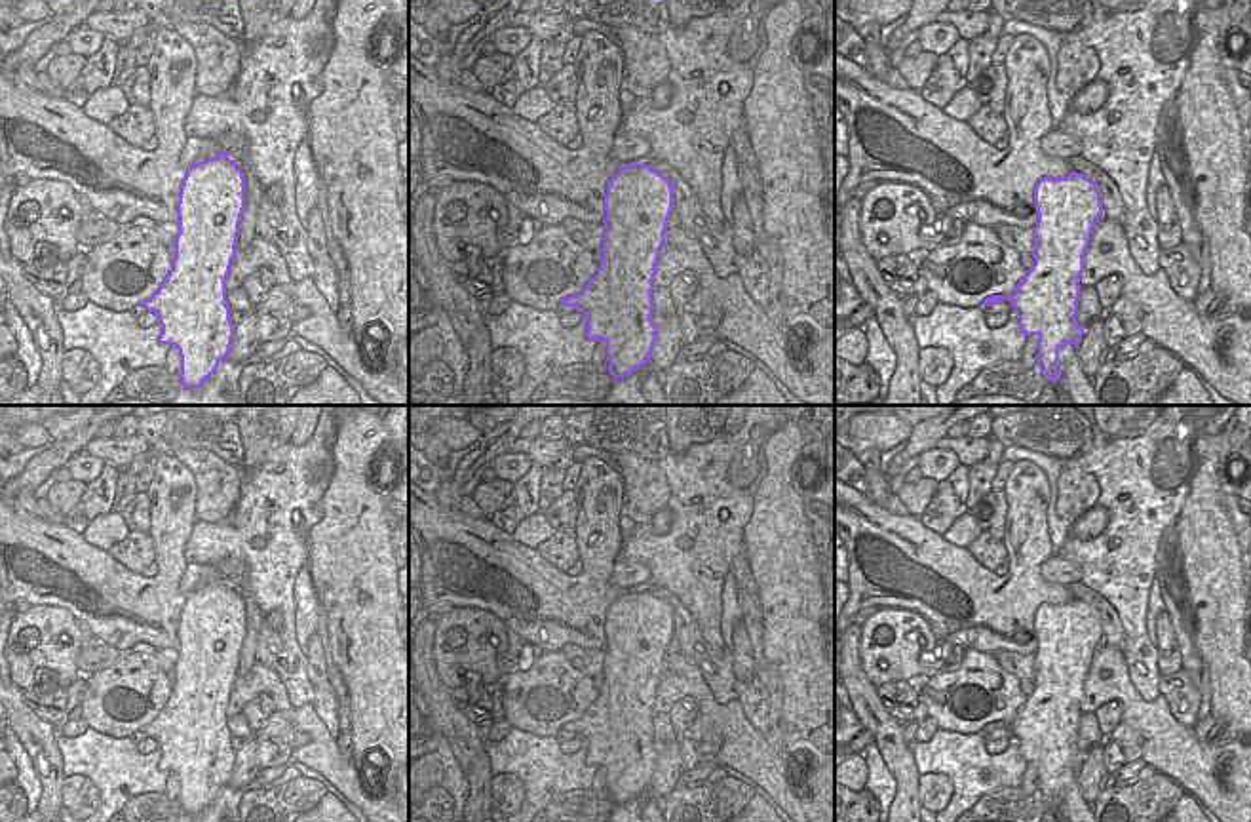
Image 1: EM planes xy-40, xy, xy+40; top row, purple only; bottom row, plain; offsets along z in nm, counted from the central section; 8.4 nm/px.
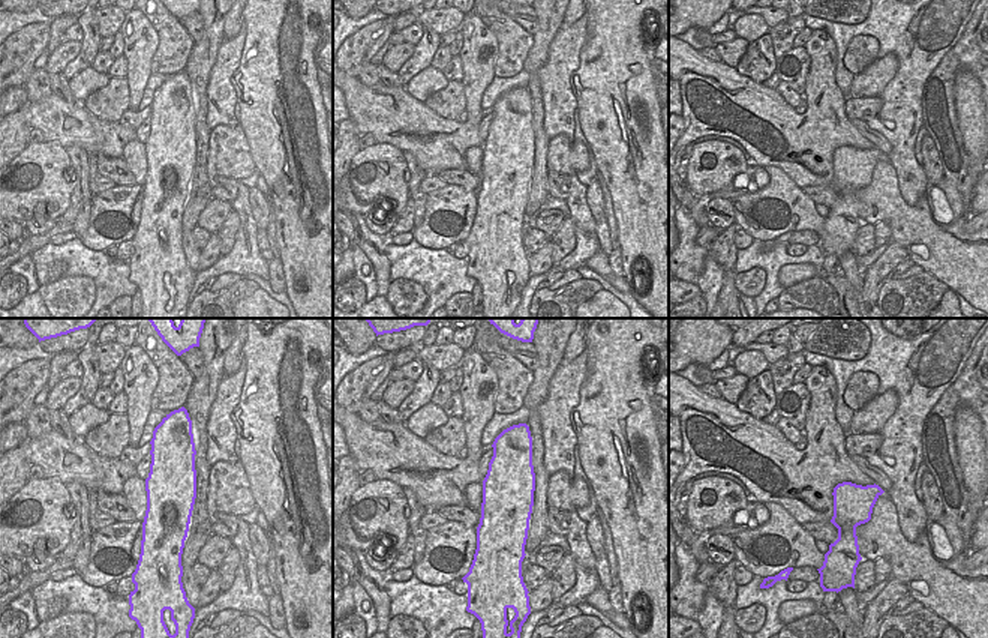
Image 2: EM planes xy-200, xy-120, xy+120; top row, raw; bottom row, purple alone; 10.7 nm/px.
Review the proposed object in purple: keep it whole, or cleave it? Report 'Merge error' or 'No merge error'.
No merge error.

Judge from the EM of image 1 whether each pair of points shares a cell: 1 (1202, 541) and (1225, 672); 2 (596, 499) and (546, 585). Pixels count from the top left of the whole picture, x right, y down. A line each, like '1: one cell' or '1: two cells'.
1: one cell
2: one cell

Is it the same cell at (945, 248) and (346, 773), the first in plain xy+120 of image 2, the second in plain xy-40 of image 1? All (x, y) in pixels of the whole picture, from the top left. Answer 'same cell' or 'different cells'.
same cell

